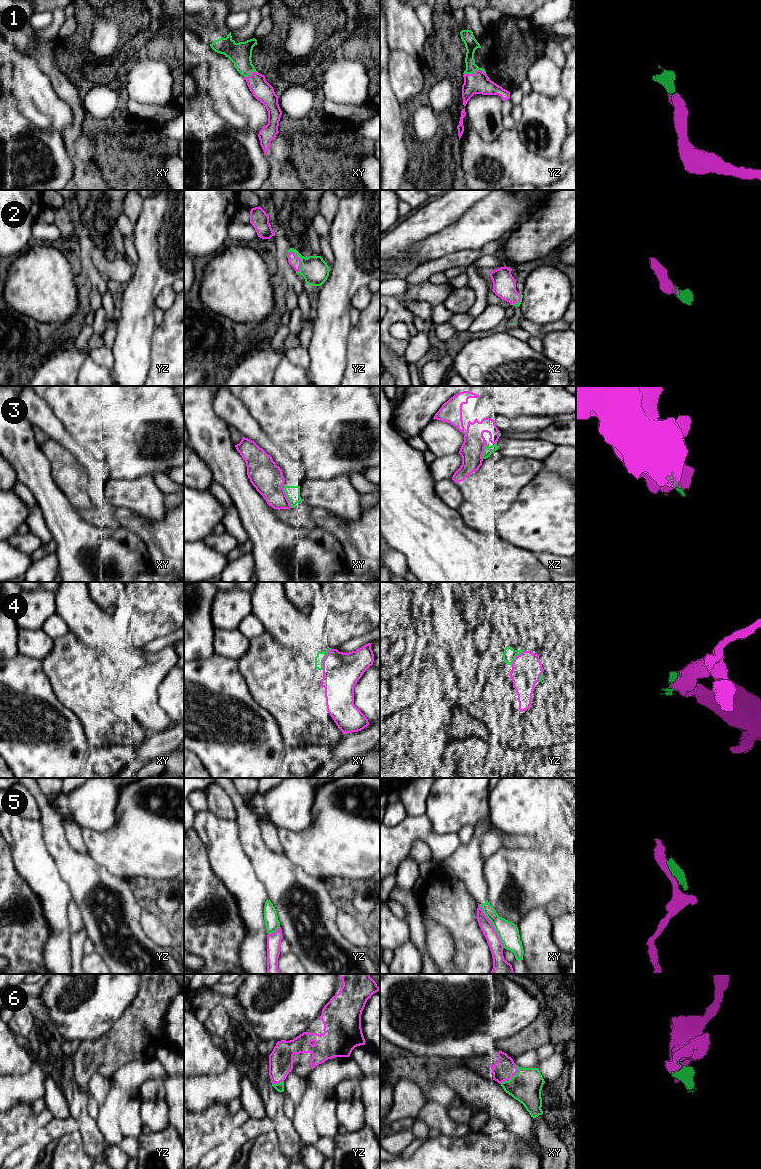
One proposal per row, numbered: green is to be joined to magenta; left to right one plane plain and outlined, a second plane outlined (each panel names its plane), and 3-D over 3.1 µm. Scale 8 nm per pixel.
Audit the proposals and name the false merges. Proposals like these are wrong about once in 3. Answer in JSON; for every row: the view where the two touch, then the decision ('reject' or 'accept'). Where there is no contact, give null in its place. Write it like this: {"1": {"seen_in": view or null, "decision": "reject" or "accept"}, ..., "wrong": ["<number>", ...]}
{"1": {"seen_in": "yz", "decision": "accept"}, "2": {"seen_in": "yz", "decision": "accept"}, "3": {"seen_in": "xy", "decision": "accept"}, "4": {"seen_in": "xy", "decision": "accept"}, "5": {"seen_in": "xy", "decision": "reject"}, "6": {"seen_in": "xy", "decision": "accept"}, "wrong": ["5"]}

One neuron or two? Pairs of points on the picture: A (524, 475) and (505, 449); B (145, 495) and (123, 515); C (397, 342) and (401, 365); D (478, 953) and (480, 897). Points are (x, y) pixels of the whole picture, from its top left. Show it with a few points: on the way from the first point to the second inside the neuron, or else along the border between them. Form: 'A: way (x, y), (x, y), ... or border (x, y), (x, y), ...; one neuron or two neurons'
A: border (502, 455), (533, 459); two neurons
B: border (116, 507), (129, 508), (138, 515), (150, 520); two neurons
C: border (390, 349), (404, 360); two neurons
D: border (464, 883), (467, 891), (478, 902); two neurons

